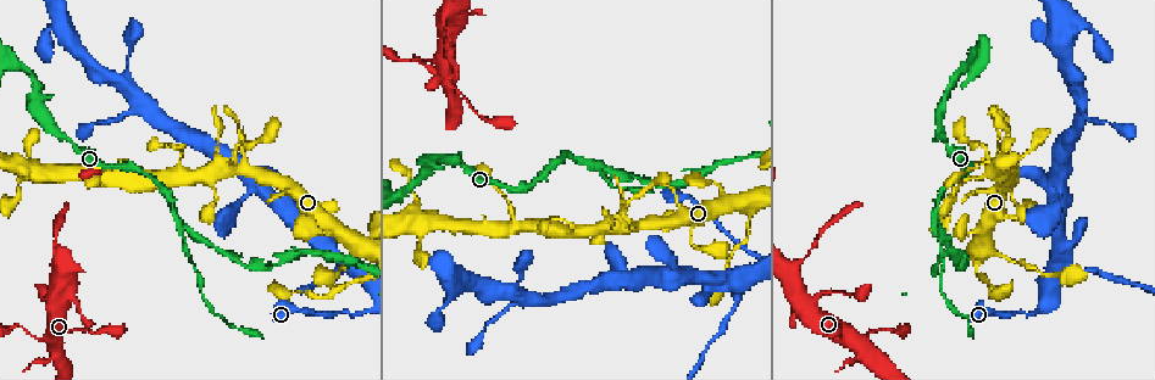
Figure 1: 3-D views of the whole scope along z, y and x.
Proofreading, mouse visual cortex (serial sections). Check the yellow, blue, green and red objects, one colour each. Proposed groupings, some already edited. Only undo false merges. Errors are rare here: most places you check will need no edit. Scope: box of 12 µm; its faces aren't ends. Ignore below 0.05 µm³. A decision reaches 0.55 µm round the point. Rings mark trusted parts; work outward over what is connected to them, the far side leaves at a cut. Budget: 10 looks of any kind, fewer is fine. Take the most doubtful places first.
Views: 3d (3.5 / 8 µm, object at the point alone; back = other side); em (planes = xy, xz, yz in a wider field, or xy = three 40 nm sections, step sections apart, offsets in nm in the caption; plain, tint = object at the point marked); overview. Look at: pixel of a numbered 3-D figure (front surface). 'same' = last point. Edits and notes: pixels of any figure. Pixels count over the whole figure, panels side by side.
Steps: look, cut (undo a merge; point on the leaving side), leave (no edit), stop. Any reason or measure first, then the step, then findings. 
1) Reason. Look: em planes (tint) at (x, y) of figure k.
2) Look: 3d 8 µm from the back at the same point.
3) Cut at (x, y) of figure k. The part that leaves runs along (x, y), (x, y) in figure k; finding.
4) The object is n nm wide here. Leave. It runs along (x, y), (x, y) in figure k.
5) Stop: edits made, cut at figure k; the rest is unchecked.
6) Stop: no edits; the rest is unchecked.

Look: 3d 3.5 µm at (934, 213) of figure 1.

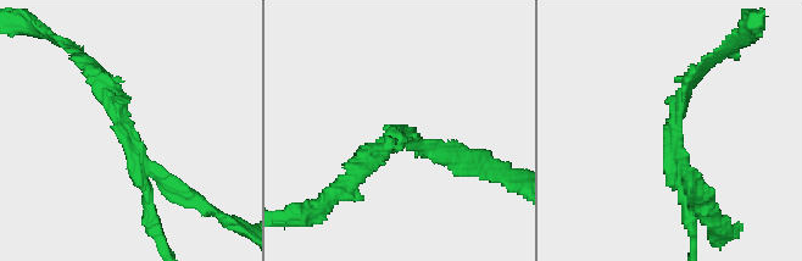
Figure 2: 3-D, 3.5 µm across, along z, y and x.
3 arms meet here; the arms are 150, 150, 150 nm wide. Look: em xy step 5 (tint) at (404, 135) of figure 2.

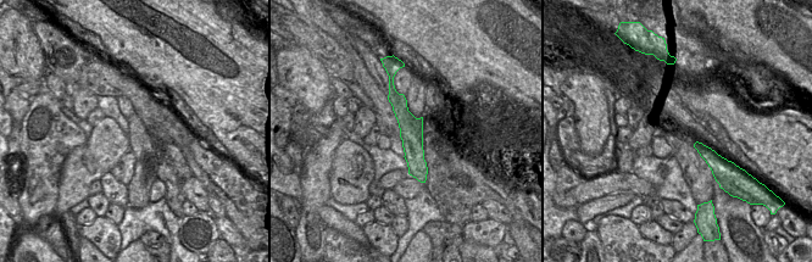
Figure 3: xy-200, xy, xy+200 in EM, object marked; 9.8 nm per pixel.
Cut at (155, 229) of figure 2. The part that leaves runs along (146, 189), (146, 209), (165, 249) in figure 2; two cells meet here.

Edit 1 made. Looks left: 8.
Abrupt turn. Look: 3d 3.5 µm from the back at (60, 341) of figure 1.

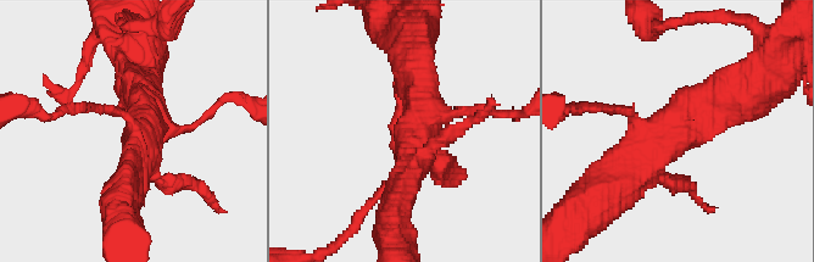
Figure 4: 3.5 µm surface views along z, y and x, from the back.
Look: em planes (tint) at (143, 134) of figure 4.

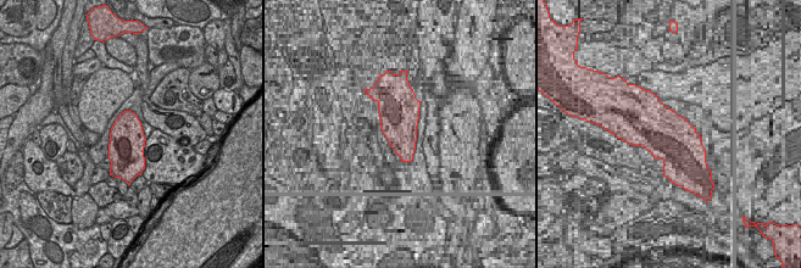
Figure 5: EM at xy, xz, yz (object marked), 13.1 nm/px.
Another direction. Look: em xy step 5 (tint) at the same point.

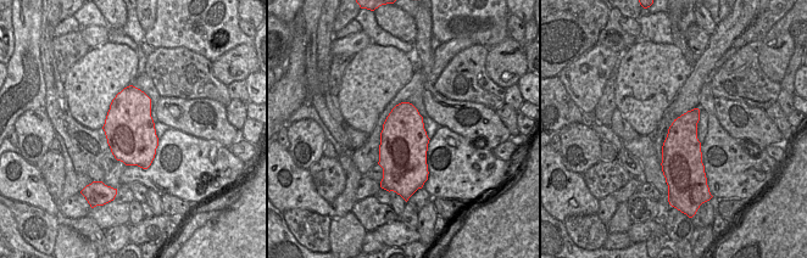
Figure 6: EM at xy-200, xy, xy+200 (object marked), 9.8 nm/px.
Leave. It runs along (729, 93), (661, 134), (607, 190) in figure 4; all the same cell.

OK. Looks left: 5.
Looks like a crossing. Look: 3d 3.5 µm at (55, 264) of figure 1.

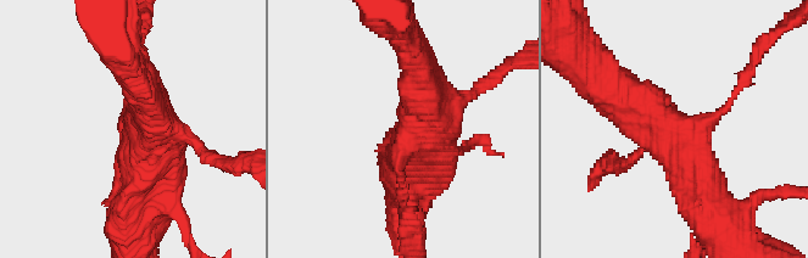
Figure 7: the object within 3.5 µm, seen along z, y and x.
Look: em xy step 3 (tint) at (133, 130) of figure 7.

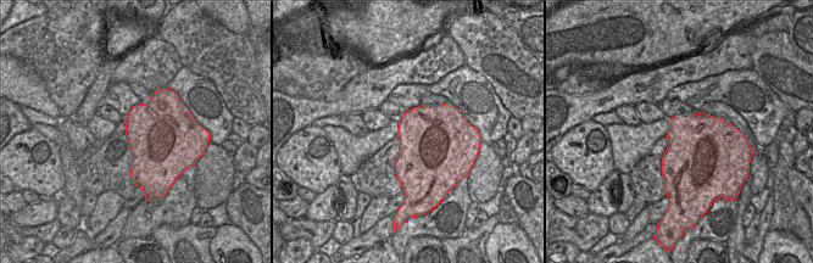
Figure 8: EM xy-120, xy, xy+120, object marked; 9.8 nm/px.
Another direction. Look: em xy step 2 (tint) at the same point.

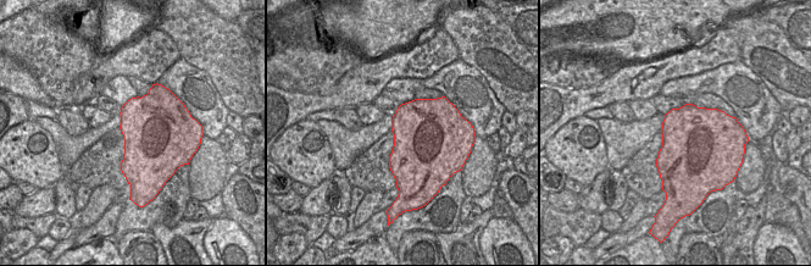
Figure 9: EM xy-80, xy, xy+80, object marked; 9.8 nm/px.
Leave. It runs along (723, 224), (645, 89) in figure 7; one cell here.

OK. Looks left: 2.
Abrupt turn. Look: 3d 3.5 µm at (10, 63) of figure 1.

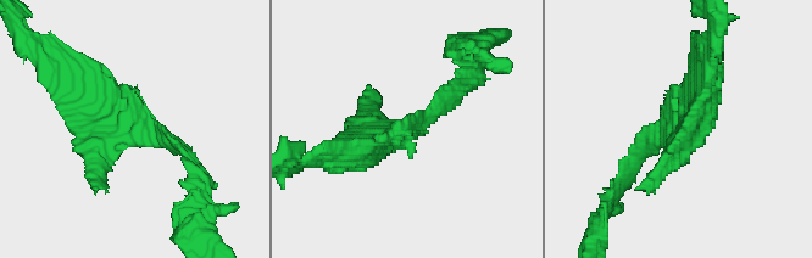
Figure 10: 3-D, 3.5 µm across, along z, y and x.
Look: em planes (tint) at (411, 130) of figure 10.

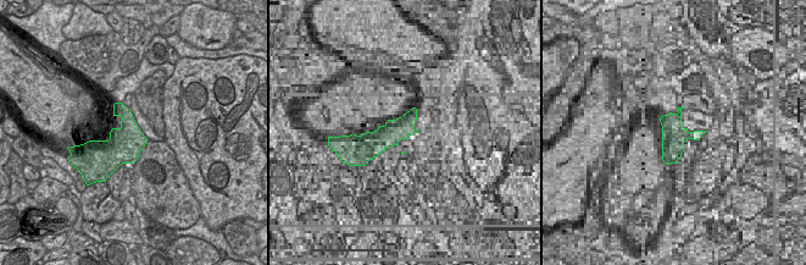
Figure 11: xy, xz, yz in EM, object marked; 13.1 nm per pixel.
Leave. It runs along (465, 85), (401, 135), (371, 111) in figure 10; one cell here.

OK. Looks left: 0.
Stop: edits made, cut at figure 2; the rest is unchecked.

